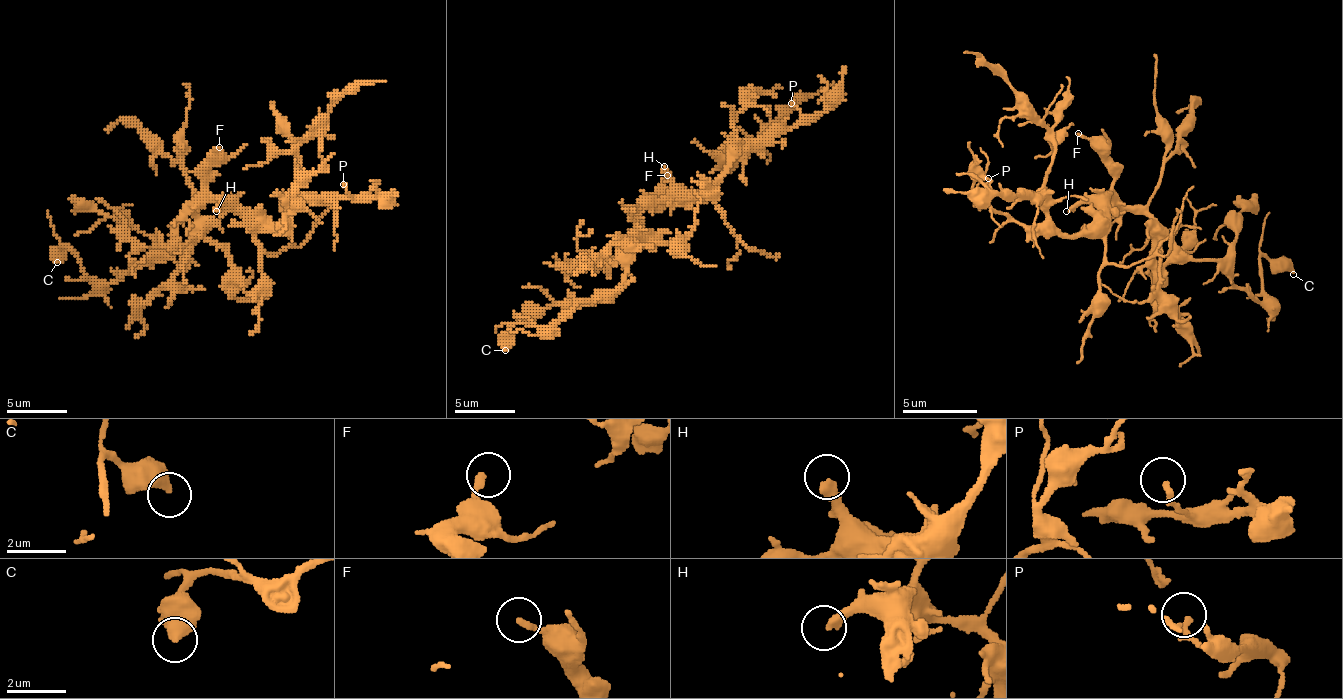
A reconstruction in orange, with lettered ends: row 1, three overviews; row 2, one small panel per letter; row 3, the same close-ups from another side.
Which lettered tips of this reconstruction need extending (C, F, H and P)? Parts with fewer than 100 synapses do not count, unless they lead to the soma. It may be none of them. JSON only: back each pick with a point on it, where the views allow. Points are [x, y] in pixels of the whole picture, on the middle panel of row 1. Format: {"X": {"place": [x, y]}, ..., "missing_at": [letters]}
{"H": {"place": [664, 166]}, "missing_at": ["H"]}

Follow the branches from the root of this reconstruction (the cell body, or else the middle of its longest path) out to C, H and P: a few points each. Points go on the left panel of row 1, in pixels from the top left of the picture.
C: (210, 202), (192, 211), (195, 241), (186, 253), (150, 253), (114, 283), (93, 280), (66, 247), (57, 262)
H: (210, 202), (223, 205), (216, 211)
P: (210, 202), (247, 208), (265, 226), (280, 229), (286, 223), (286, 217), (304, 202), (352, 199), (343, 184)

